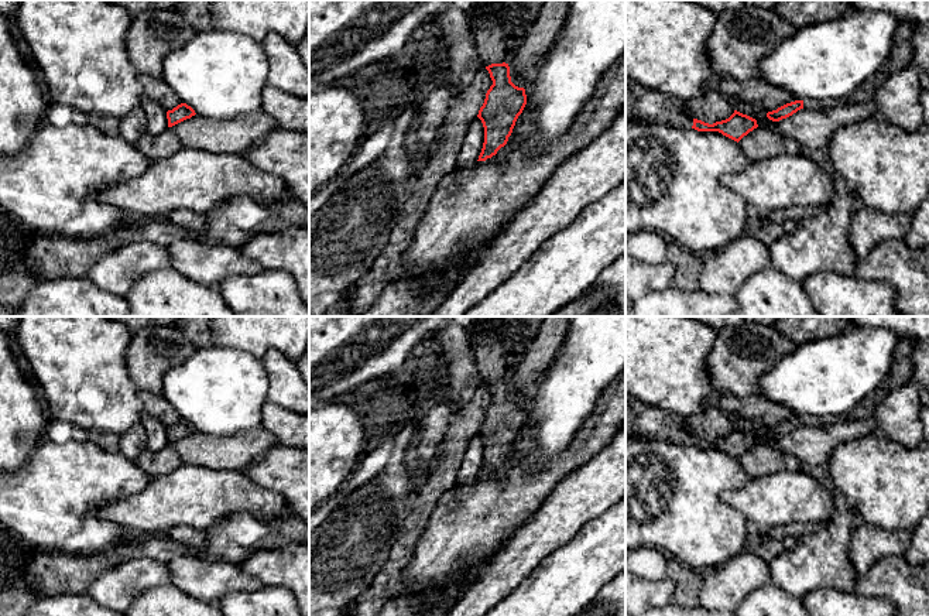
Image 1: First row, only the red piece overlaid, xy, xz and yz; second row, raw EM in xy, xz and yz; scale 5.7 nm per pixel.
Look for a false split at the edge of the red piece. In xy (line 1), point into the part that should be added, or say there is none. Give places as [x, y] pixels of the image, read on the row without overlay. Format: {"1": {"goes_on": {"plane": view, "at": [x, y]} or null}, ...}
{"1": {"goes_on": null}}

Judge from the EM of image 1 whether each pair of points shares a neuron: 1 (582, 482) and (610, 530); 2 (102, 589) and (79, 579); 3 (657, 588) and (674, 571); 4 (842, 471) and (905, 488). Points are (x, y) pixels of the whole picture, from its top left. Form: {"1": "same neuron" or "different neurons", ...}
{"1": "different neurons", "2": "different neurons", "3": "different neurons", "4": "same neuron"}

